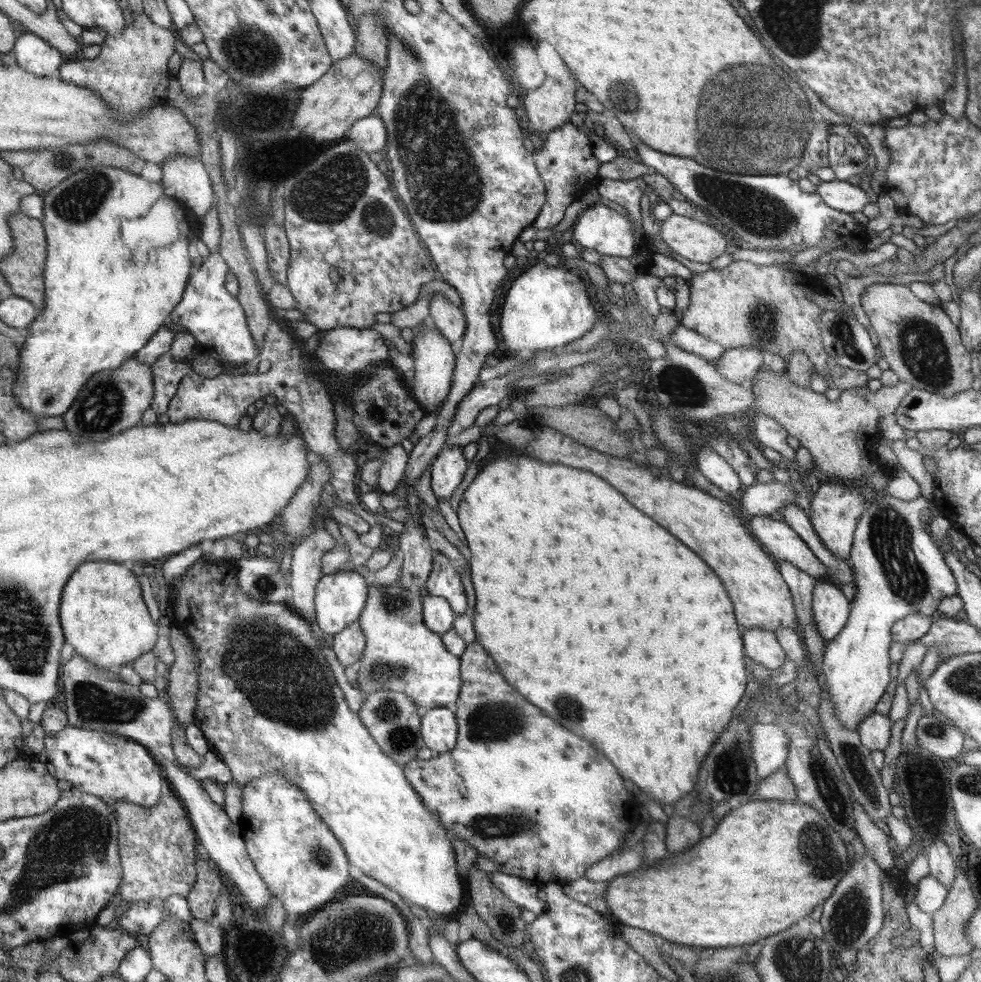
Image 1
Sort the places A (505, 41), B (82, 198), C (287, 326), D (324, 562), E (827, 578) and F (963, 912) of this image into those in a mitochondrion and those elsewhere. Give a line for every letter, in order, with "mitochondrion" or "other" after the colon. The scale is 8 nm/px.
A: other
B: mitochondrion
C: other
D: other
E: other
F: other

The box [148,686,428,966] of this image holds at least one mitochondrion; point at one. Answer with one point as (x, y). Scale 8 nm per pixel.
(400, 737)

